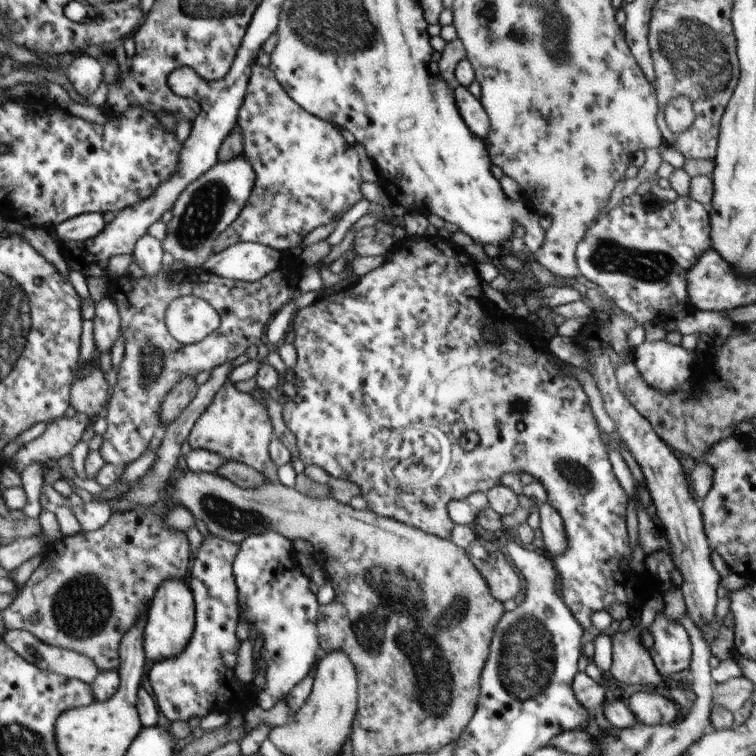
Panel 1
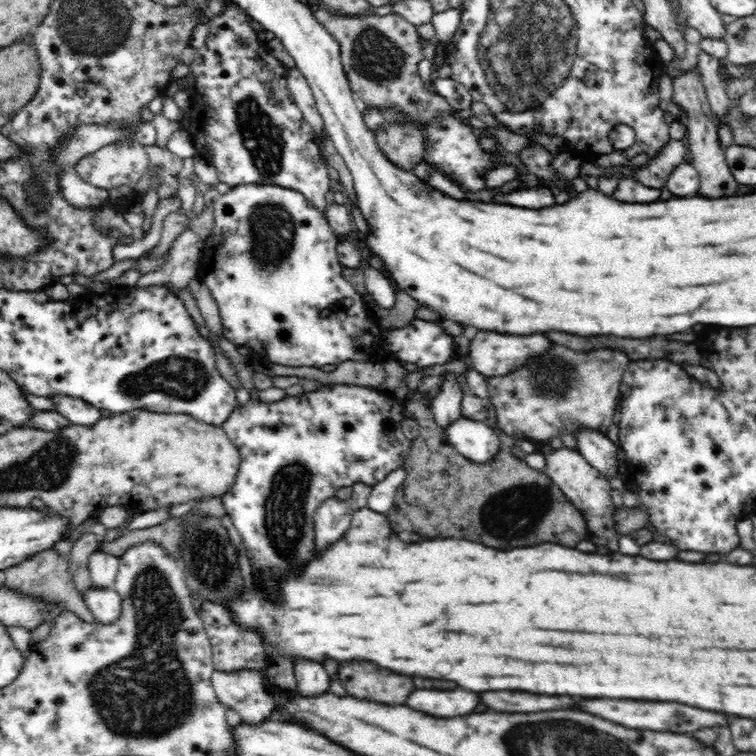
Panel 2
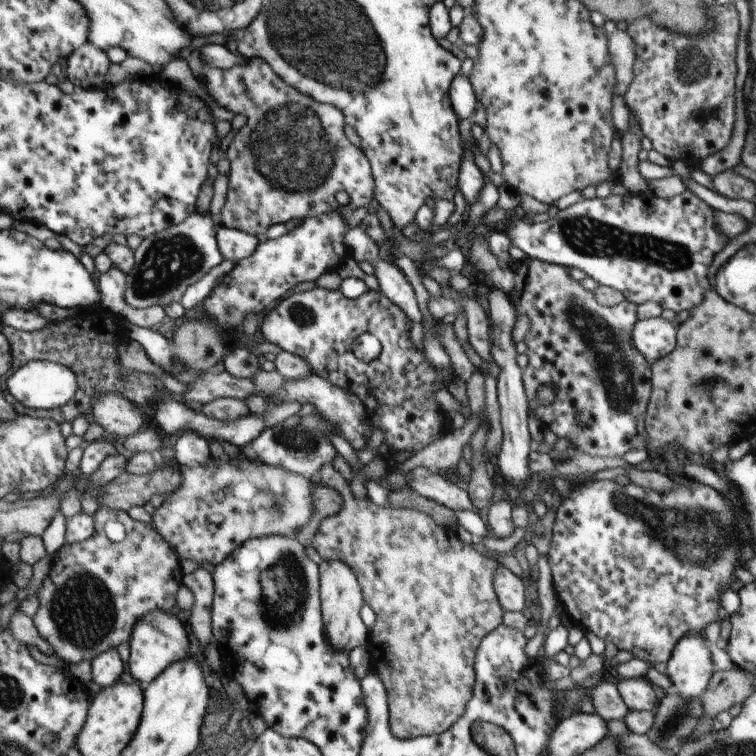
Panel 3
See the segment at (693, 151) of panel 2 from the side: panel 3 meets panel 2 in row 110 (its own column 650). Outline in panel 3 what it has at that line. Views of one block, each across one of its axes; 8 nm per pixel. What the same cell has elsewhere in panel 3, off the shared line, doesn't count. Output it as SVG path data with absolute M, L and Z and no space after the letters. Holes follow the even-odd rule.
M646 675L638 678L620 678L616 688L630 710L653 712L658 708L660 701Z

